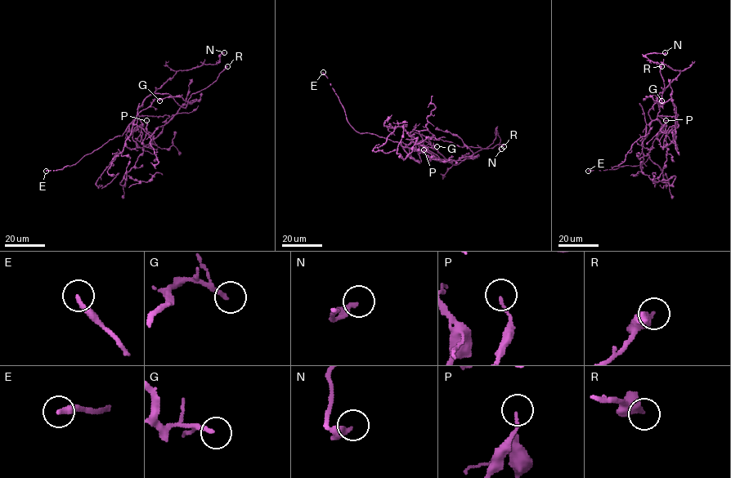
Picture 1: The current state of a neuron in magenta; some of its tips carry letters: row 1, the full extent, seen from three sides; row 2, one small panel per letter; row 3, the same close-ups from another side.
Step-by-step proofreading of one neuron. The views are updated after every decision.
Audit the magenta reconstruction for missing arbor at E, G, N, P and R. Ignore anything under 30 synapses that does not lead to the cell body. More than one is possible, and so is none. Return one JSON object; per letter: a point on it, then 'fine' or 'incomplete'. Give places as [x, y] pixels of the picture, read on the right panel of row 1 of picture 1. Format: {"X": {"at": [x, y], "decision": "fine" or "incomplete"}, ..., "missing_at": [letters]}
{"E": {"at": [588, 171], "decision": "incomplete"}, "G": {"at": [661, 100], "decision": "fine"}, "N": {"at": [665, 52], "decision": "fine"}, "P": {"at": [665, 120], "decision": "fine"}, "R": {"at": [661, 66], "decision": "fine"}, "missing_at": ["E"]}

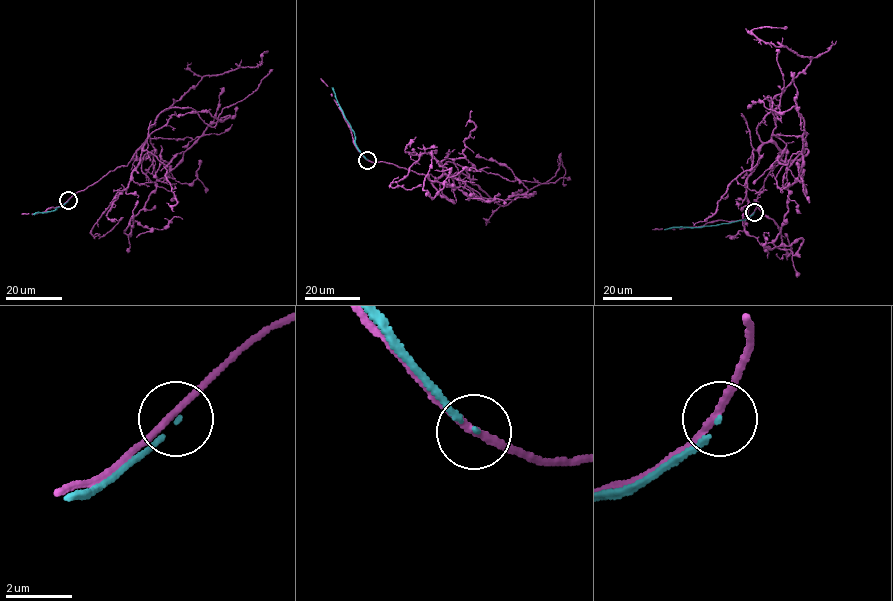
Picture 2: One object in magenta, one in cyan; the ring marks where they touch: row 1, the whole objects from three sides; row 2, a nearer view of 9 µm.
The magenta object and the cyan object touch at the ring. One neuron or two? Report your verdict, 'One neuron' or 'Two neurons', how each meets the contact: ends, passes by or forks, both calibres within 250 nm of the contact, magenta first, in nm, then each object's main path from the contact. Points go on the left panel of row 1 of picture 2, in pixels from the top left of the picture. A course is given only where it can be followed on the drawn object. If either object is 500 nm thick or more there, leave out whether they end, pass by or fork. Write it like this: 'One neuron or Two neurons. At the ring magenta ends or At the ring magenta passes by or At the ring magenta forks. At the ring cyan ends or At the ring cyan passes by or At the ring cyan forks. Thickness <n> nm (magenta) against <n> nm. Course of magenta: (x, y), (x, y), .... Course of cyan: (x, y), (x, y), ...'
Two neurons. At the ring magenta passes by. At the ring cyan ends. Thickness 200 nm (magenta) against 90 nm. Course of magenta: (68, 200), (111, 171), (126, 166), (158, 115), (203, 76), (256, 66), (268, 50). Course of cyan: (68, 200), (55, 210), (33, 214)

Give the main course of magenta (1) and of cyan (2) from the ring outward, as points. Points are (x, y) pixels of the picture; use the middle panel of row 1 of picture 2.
1: (367, 159), (392, 163), (433, 181), (443, 173), (462, 173), (501, 205), (547, 182), (559, 157), (566, 184)
2: (367, 159), (355, 142), (354, 132), (332, 87)

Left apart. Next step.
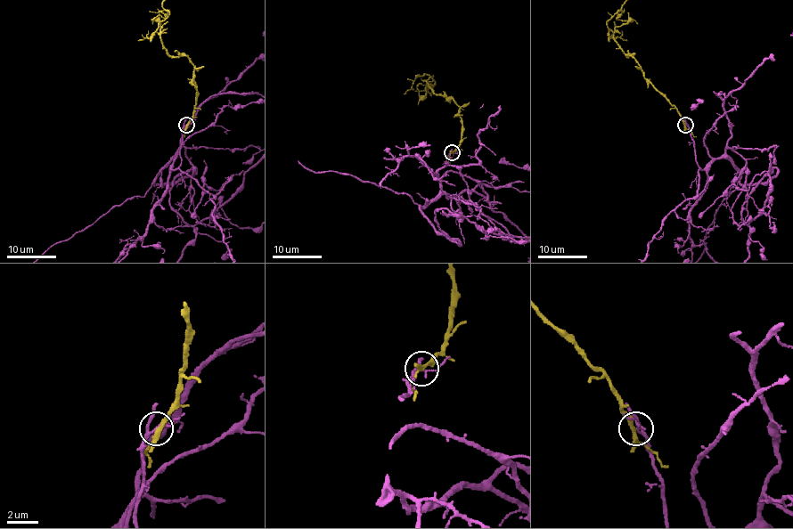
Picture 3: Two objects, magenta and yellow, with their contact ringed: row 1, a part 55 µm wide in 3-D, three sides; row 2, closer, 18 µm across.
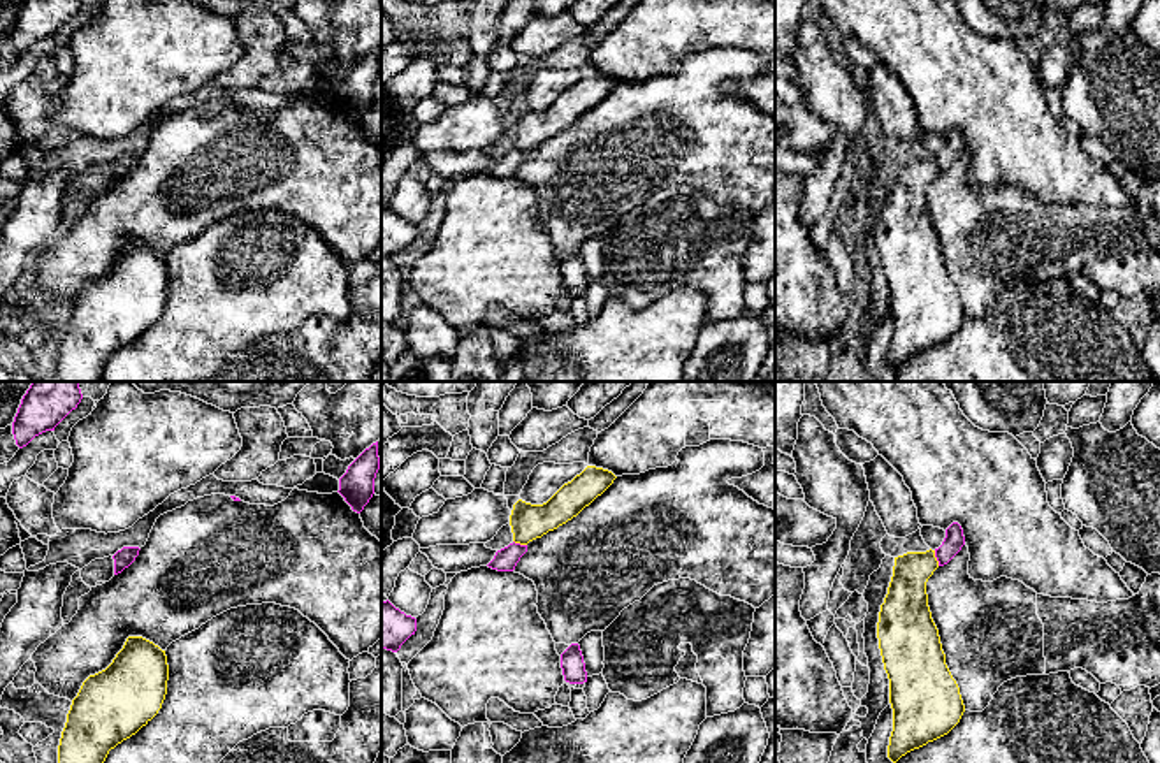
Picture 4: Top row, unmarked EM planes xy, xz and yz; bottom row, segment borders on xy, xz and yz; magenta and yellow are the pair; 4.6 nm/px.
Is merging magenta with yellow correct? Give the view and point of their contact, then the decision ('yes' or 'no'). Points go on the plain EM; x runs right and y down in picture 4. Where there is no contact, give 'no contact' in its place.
yz (935, 162) | no

